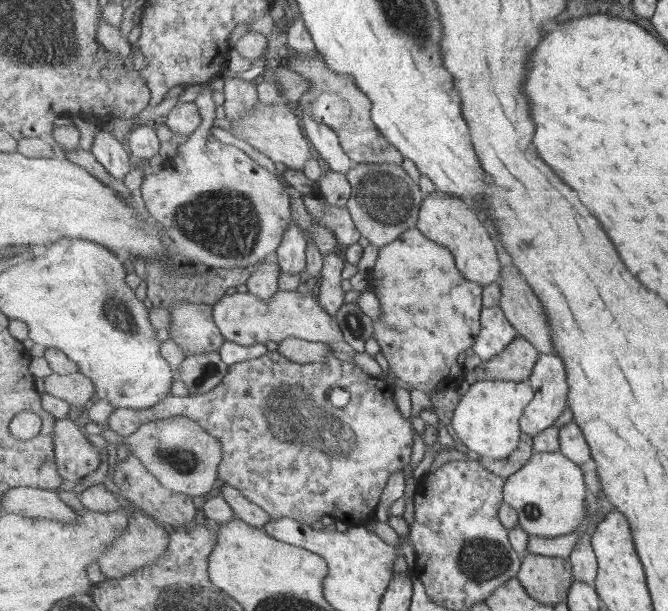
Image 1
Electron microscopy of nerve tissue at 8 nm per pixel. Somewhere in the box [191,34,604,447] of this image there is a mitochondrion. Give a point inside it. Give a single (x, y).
(384, 197)

